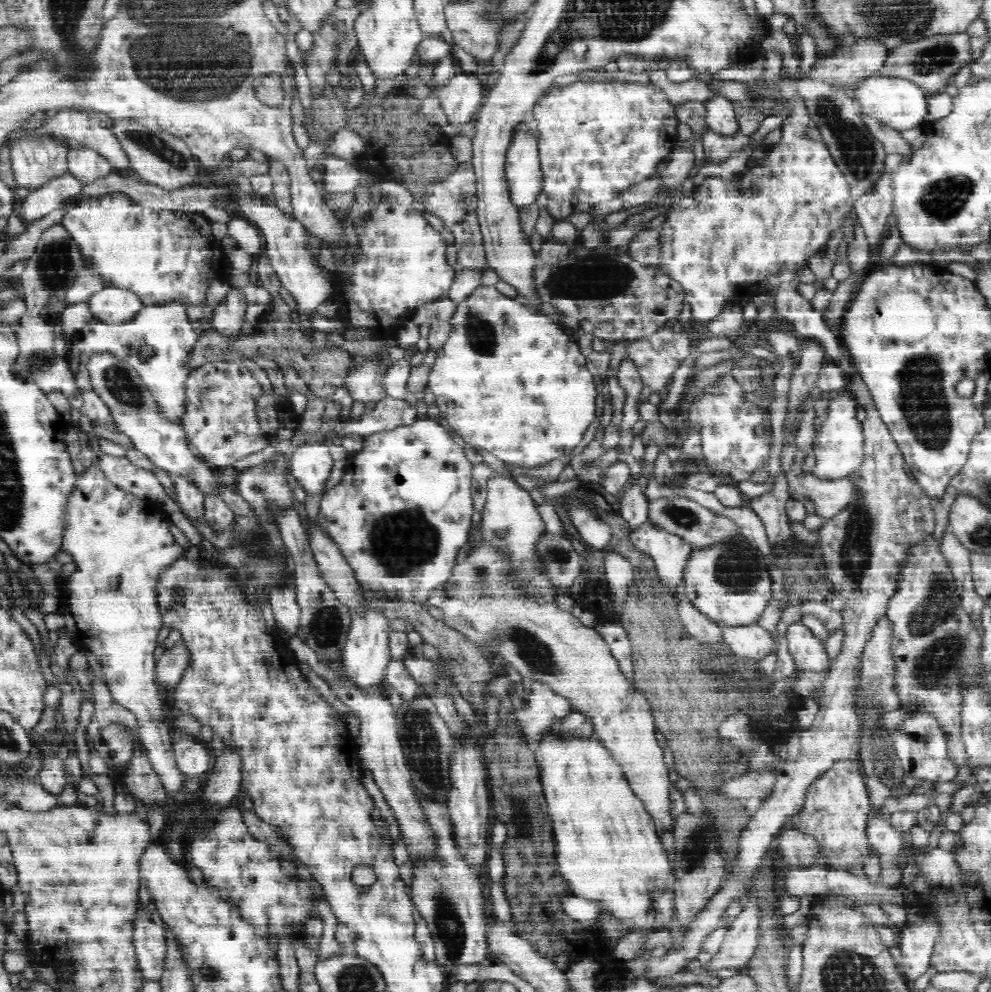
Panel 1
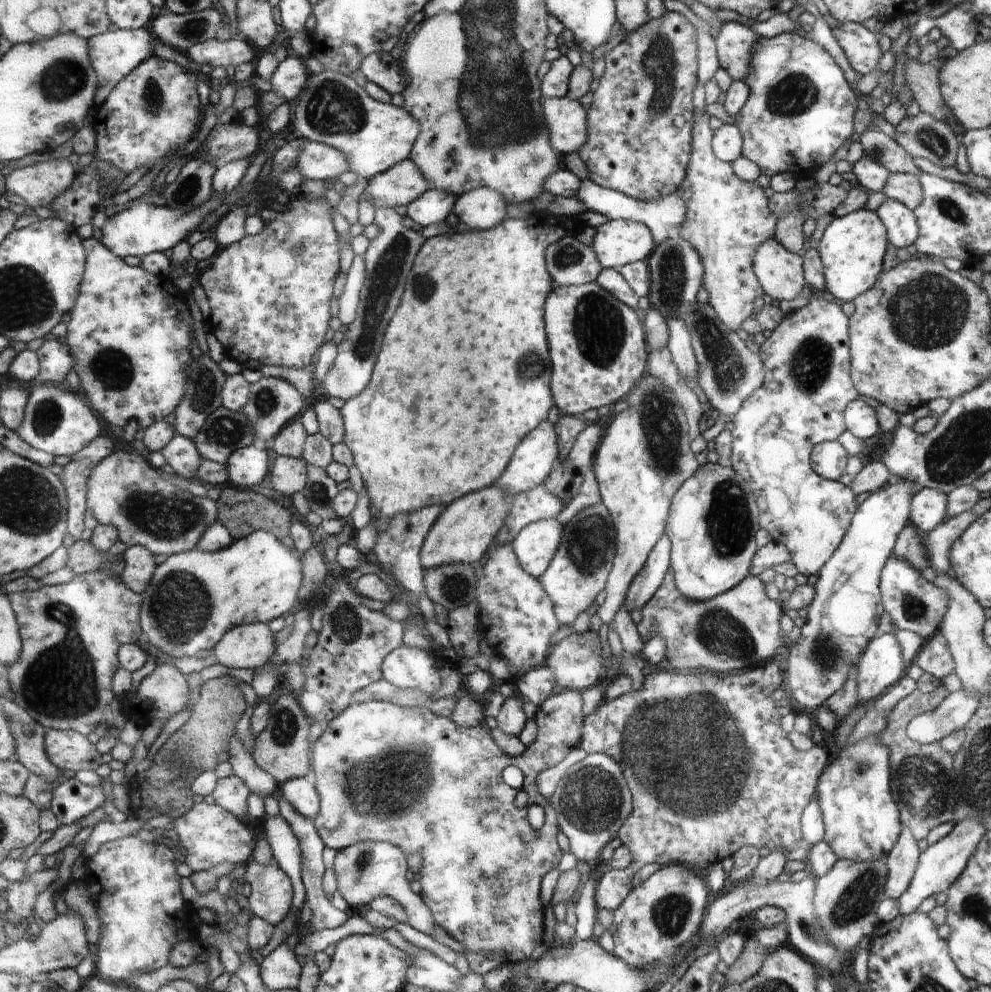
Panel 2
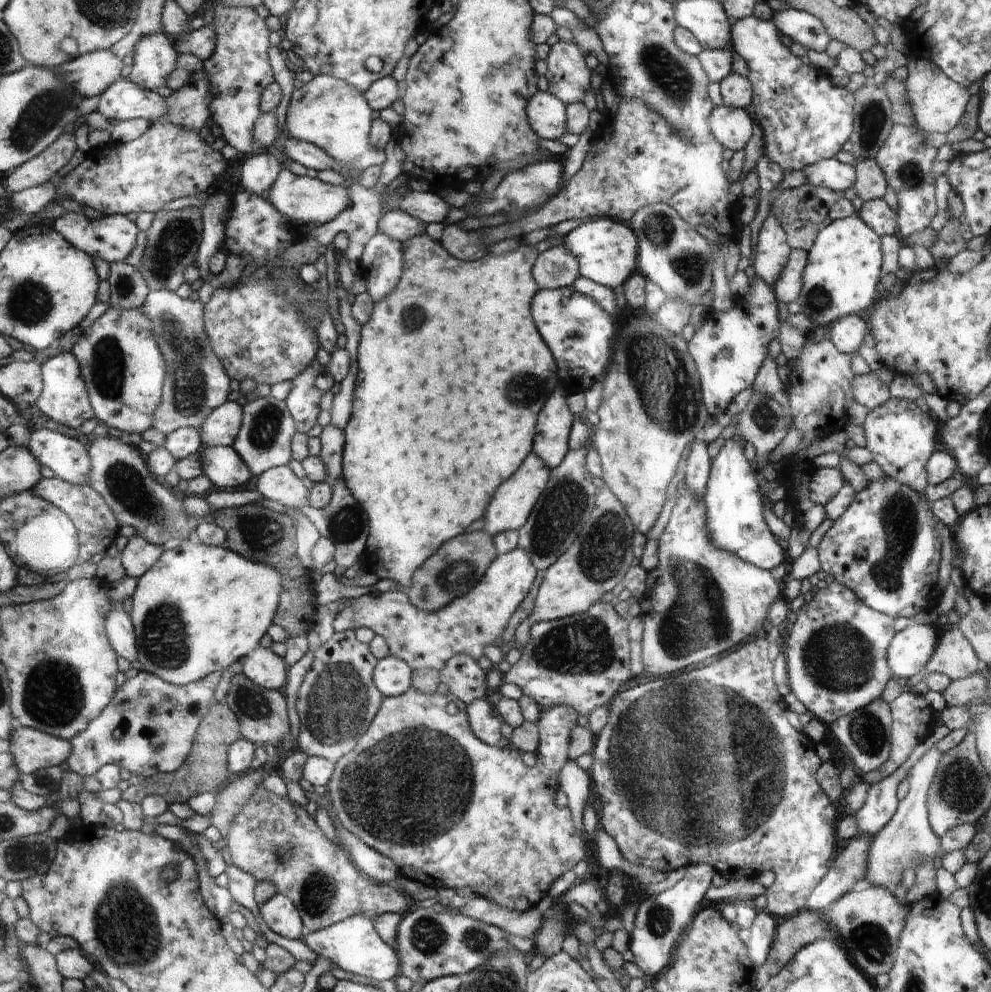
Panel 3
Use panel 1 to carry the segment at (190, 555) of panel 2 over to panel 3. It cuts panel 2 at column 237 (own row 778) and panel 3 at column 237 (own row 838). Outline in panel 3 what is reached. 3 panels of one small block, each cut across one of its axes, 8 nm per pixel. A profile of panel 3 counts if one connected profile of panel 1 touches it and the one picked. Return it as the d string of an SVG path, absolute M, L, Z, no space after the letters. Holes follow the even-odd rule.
M186 539L179 547L167 550L160 562L141 576L132 597L131 615L137 632L138 661L142 662L143 670L154 673L169 683L186 686L201 681L212 673L238 668L258 646L260 636L266 634L272 618L277 616L282 585L280 574L275 568L248 562L228 547Z

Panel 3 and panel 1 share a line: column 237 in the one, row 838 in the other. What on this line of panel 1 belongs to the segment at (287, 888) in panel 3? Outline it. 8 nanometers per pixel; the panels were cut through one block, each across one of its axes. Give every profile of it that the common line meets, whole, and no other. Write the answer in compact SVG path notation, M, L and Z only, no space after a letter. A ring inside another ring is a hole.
M834 759L828 770L822 771L814 782L811 782L805 800L804 811L798 816L798 822L792 828L800 829L804 833L812 834L820 839L824 847L824 855L828 858L829 868L840 867L840 869L850 869L856 865L862 866L862 856L870 854L872 848L867 842L865 828L867 818L871 816L869 809L868 791L866 791L865 775L859 761L854 759Z

